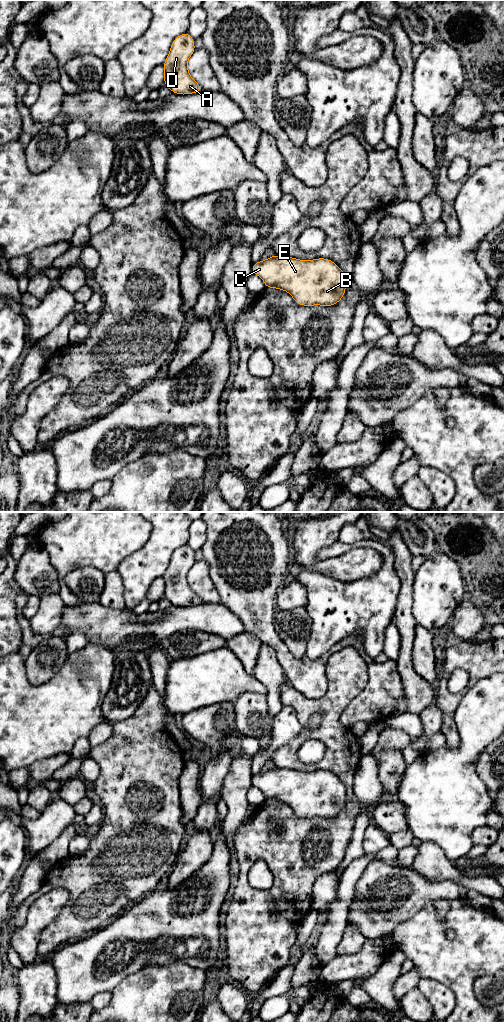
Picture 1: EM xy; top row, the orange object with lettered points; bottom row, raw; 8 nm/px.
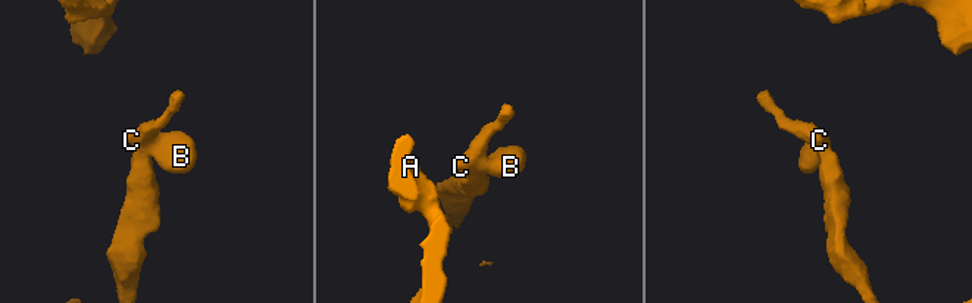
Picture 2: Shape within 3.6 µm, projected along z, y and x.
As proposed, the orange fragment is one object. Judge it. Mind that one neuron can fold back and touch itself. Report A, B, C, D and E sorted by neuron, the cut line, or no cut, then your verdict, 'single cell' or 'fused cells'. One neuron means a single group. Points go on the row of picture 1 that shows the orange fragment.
groups A B C D E; cut none; single cell

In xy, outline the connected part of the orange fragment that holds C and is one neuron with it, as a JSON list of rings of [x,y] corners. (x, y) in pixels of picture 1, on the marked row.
[[[274,254],[266,260],[253,263],[252,273],[263,280],[265,288],[288,292],[300,306],[335,306],[346,292],[345,273],[336,263],[327,258],[301,260]]]

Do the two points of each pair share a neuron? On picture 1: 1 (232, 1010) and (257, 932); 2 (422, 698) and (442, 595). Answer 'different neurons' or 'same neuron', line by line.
1: different neurons
2: different neurons

